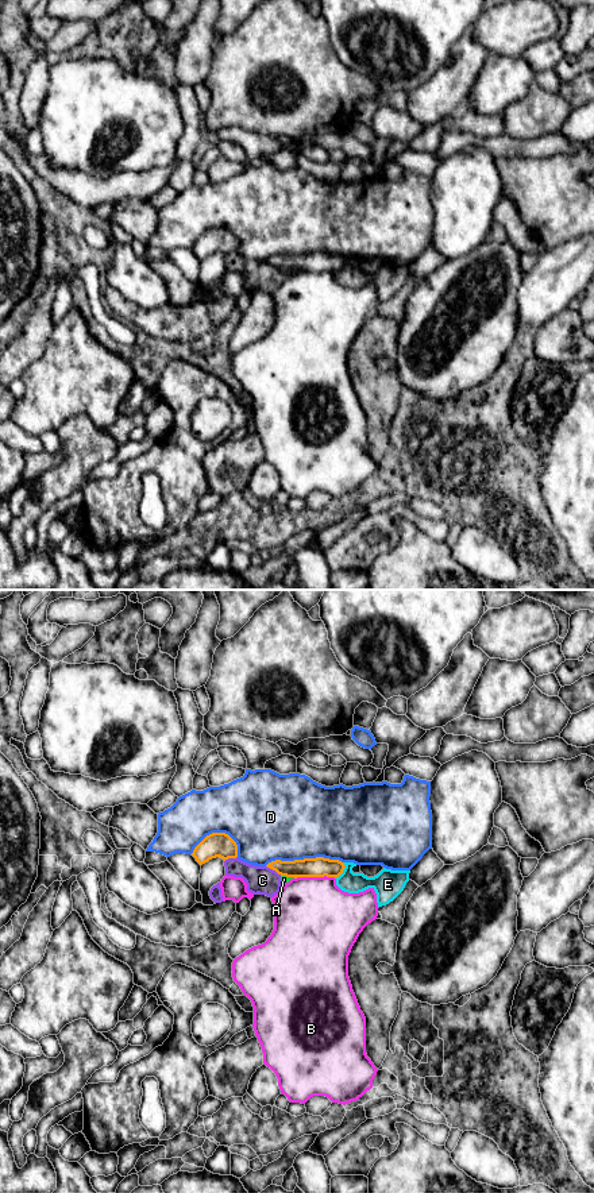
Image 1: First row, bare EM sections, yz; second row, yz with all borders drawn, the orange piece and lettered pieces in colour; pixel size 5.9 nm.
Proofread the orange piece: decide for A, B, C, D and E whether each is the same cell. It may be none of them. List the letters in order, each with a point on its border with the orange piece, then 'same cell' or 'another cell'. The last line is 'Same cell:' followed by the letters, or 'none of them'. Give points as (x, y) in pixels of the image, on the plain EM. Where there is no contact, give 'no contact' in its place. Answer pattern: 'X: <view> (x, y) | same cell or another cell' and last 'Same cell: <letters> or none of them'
A: yz (288, 271) | another cell
B: yz (315, 271) | another cell
C: yz (274, 265) | another cell
D: yz (304, 254) | another cell
E: yz (343, 265) | another cell
Same cell: none of them

